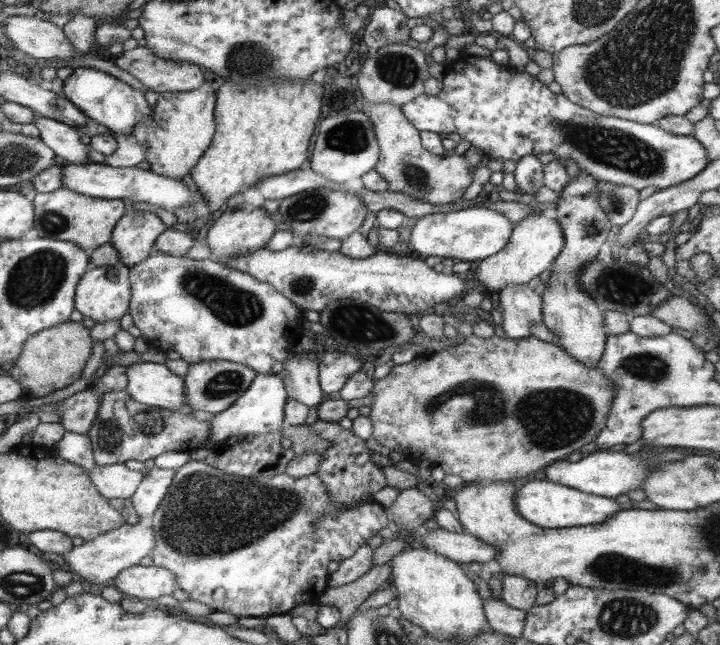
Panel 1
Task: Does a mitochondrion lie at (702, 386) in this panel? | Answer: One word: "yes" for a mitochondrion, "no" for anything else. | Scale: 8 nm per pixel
no

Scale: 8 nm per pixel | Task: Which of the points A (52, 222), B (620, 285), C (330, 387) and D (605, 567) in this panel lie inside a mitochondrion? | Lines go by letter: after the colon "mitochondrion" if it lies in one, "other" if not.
A: mitochondrion
B: mitochondrion
C: other
D: mitochondrion

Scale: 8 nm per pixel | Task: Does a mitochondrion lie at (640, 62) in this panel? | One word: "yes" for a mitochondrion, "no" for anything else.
yes

